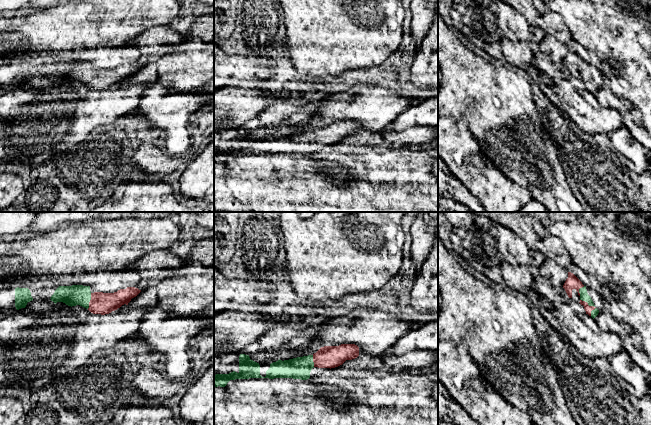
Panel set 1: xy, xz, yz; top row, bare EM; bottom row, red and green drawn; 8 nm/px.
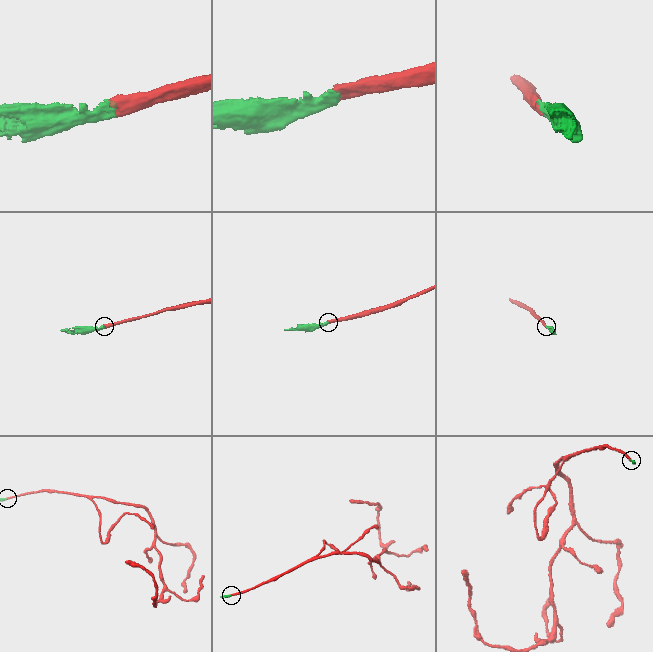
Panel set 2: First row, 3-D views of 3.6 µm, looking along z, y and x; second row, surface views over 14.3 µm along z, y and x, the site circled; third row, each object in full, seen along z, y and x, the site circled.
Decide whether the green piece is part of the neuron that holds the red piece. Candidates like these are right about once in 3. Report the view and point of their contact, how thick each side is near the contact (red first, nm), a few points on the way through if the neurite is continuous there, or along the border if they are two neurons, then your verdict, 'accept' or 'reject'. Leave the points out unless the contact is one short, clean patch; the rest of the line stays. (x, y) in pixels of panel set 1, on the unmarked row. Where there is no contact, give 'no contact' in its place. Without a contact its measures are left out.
meets red in yz at (591, 82); 60 nm thick on the red side, 70 nm on the other; runs through yz (588, 85), (591, 82), (584, 72); accept

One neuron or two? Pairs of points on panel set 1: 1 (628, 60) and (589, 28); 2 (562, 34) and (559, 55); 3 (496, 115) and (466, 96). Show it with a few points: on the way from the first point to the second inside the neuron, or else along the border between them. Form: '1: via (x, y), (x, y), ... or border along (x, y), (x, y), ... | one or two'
1: via (618, 50), (599, 31) | one
2: border along (546, 33), (552, 34), (567, 46) | two
3: via (489, 108), (477, 96), (473, 96) | one

